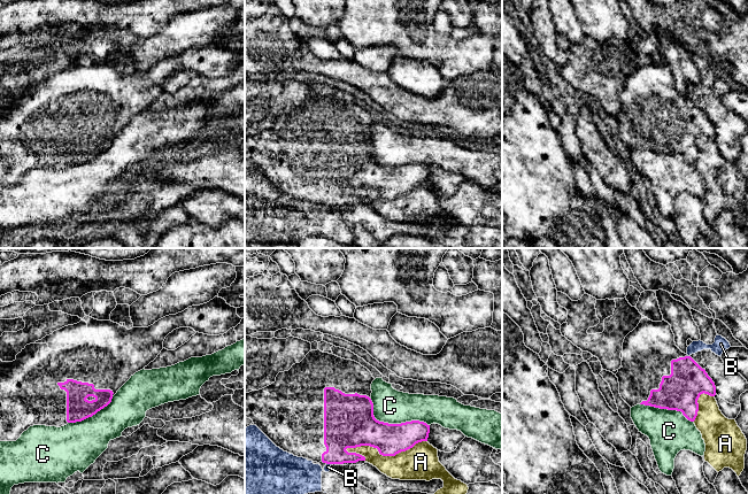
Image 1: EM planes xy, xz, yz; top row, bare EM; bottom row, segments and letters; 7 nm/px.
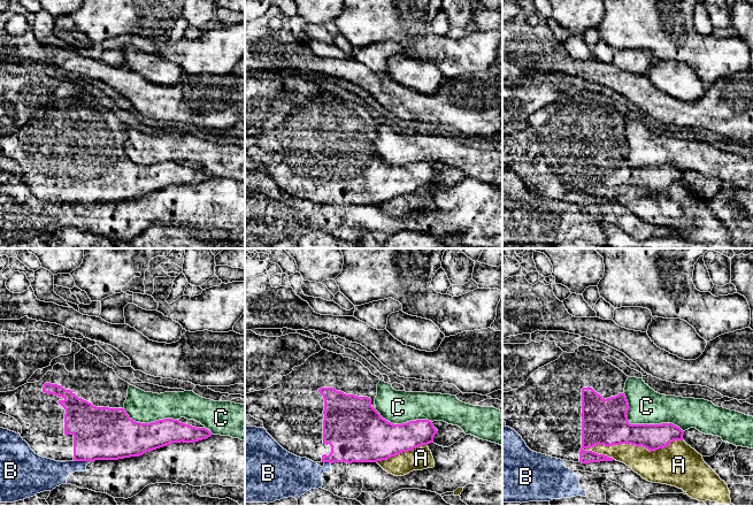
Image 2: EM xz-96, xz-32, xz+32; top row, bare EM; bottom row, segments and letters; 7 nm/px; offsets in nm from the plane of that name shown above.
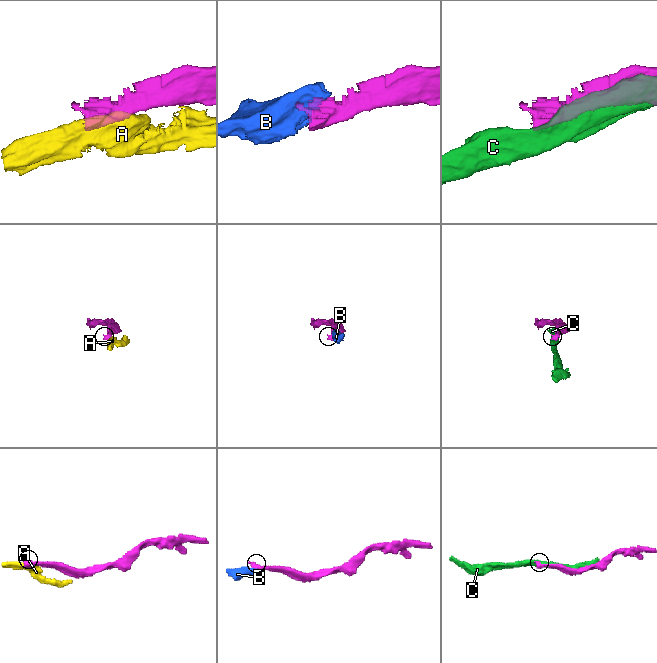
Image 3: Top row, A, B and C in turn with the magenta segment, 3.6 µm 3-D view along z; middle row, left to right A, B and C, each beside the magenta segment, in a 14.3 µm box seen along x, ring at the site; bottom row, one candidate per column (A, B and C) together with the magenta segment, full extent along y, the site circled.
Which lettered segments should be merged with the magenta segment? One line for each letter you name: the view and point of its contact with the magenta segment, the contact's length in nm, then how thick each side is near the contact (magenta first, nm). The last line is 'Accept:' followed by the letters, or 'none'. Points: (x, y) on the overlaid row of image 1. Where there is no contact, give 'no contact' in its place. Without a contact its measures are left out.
Accept: none

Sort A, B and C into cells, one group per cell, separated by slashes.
A / B / C

